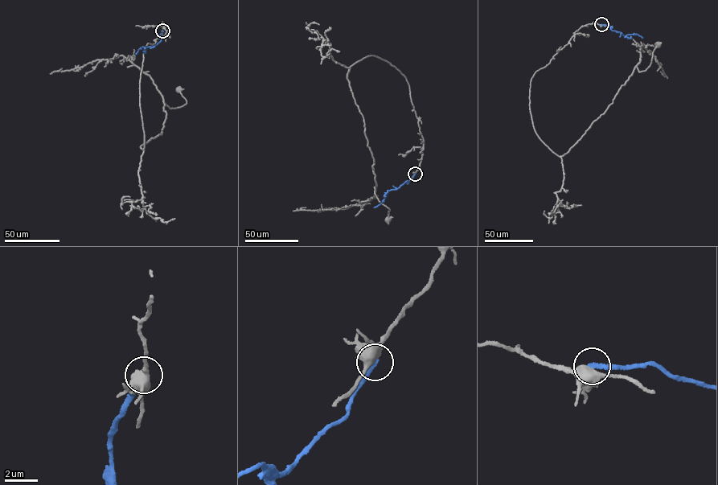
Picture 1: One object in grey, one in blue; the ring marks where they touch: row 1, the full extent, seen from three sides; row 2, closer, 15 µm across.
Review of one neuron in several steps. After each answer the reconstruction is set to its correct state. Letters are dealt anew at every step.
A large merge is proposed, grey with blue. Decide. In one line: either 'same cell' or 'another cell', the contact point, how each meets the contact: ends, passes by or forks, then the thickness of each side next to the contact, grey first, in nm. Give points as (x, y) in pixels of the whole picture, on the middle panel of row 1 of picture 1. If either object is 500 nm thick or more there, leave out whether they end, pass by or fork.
another cell; at (415, 174); grey forks there; blue ends there; 440 nm thick on the grey side, 240 nm on the other

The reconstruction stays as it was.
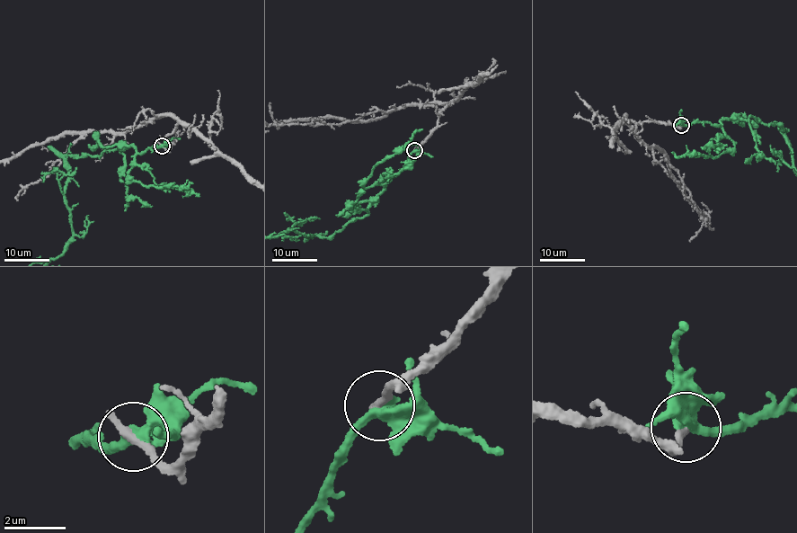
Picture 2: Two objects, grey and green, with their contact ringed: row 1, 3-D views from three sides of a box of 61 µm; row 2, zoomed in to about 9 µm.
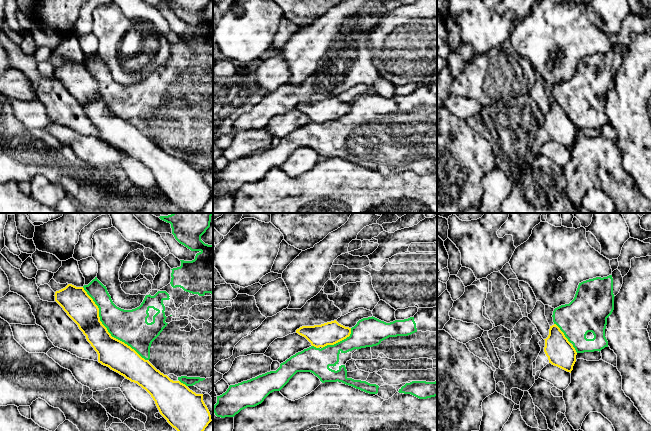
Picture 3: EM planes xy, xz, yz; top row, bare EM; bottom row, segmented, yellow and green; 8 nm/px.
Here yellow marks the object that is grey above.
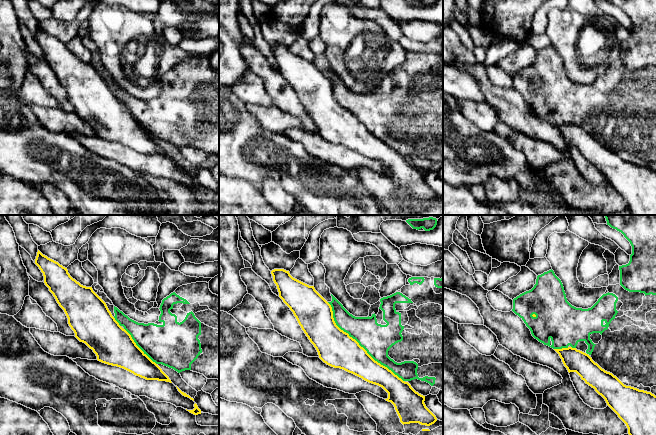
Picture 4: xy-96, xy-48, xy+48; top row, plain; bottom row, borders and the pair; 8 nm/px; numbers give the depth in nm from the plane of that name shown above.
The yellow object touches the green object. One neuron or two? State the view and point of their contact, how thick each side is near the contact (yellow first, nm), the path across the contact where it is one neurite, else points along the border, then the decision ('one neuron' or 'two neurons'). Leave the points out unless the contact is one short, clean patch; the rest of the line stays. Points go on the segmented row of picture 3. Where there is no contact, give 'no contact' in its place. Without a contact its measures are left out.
contact xy (106, 329); calibres 240 and 280 nm; two neurons

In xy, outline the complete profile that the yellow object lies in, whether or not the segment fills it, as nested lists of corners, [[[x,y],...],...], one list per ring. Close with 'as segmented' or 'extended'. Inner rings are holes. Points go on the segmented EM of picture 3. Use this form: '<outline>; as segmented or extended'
[[[68,284],[55,292],[55,301],[78,325],[98,354],[98,362],[124,376],[145,389],[155,401],[160,414],[177,431],[204,431],[212,421],[210,412],[203,401],[203,394],[196,394],[180,381],[173,381],[157,370],[148,360],[142,358],[134,349],[114,338],[102,324],[99,308],[83,287]]]; as segmented

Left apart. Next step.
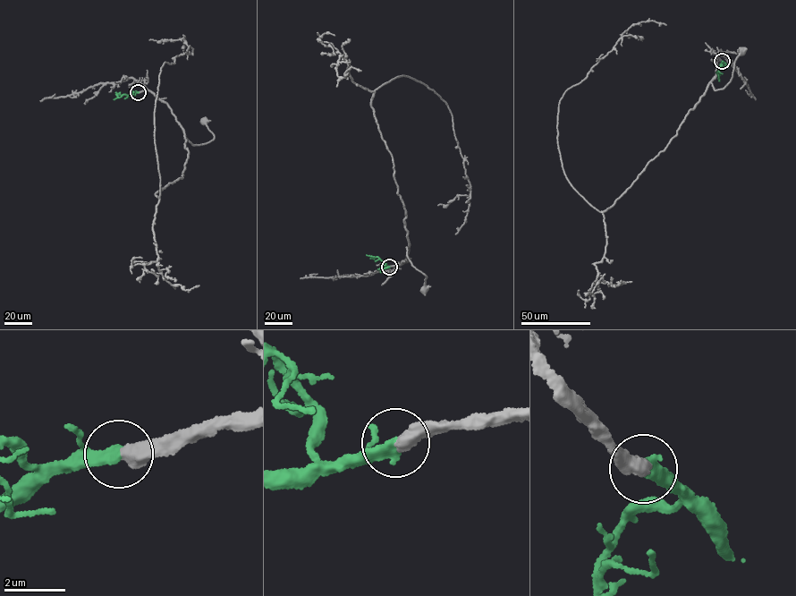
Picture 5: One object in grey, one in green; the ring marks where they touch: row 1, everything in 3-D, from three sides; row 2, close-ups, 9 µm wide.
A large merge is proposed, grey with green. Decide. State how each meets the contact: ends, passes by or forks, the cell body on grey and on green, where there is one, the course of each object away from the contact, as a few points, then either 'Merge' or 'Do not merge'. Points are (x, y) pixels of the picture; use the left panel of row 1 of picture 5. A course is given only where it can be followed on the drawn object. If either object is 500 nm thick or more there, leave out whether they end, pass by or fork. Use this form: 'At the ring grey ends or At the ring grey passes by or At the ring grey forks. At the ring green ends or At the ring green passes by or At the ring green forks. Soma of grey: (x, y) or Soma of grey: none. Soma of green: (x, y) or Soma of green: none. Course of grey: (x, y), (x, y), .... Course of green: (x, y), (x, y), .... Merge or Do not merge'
Soma of grey: (204, 121). Soma of green: none. Course of grey: (138, 92), (148, 89), (166, 104), (184, 136), (193, 145), (204, 144), (214, 139), (203, 121). Course of green: (138, 92), (118, 97), (119, 93). Merge

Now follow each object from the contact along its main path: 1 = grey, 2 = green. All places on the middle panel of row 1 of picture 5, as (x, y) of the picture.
1: (389, 267), (408, 261), (408, 247), (407, 256), (411, 264), (427, 276), (424, 289)
2: (389, 267), (385, 267), (377, 257), (371, 257), (374, 259)

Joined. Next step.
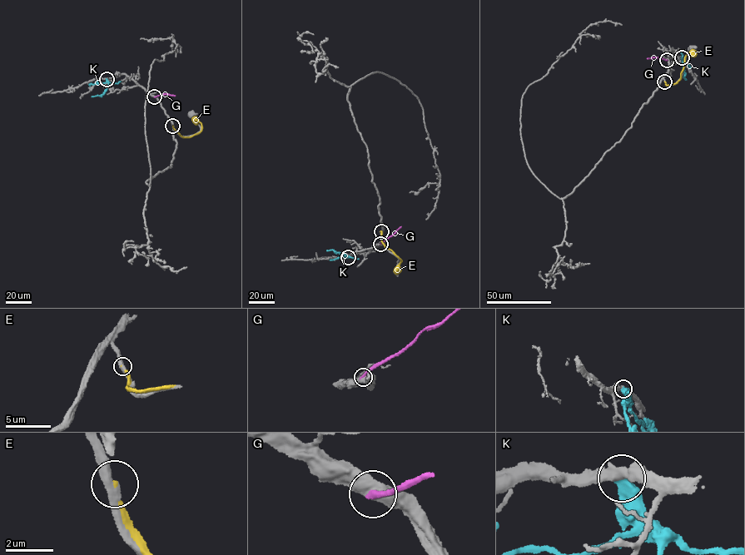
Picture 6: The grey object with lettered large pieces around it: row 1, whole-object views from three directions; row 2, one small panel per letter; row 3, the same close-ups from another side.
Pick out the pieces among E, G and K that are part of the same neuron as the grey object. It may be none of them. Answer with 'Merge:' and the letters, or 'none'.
Merge: none

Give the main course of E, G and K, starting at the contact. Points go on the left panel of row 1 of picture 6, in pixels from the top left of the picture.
E: (172, 126), (181, 136), (190, 137), (201, 130), (201, 124), (194, 120)
G: (154, 96), (175, 95)
K: (106, 79), (106, 90), (100, 96), (91, 96)

